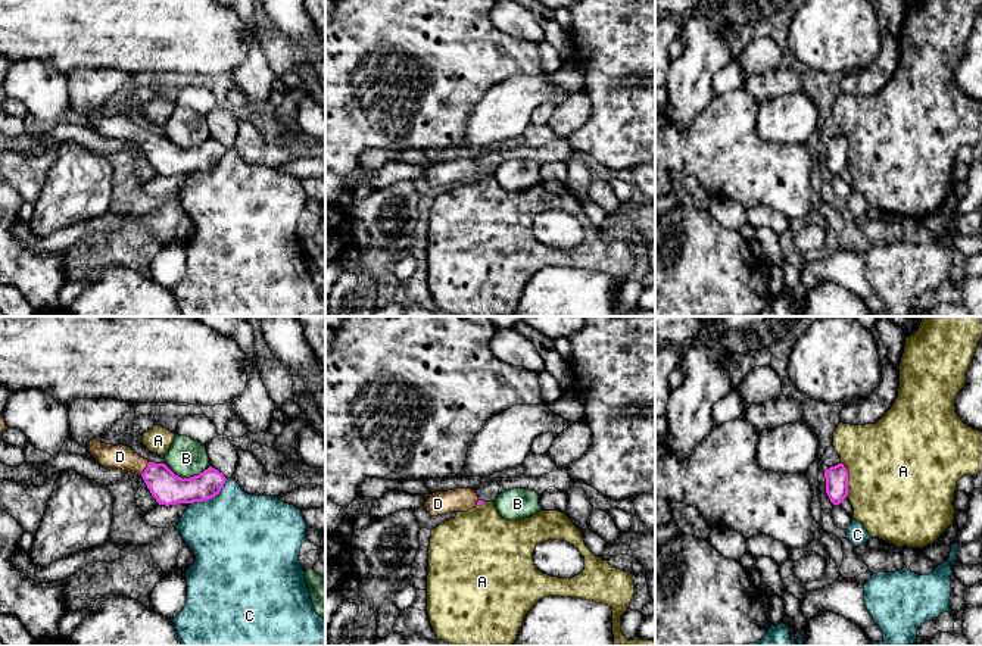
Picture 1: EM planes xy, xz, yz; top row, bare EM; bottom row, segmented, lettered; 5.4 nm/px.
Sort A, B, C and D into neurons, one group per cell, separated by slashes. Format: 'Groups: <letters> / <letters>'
Groups: A / B / C / D

